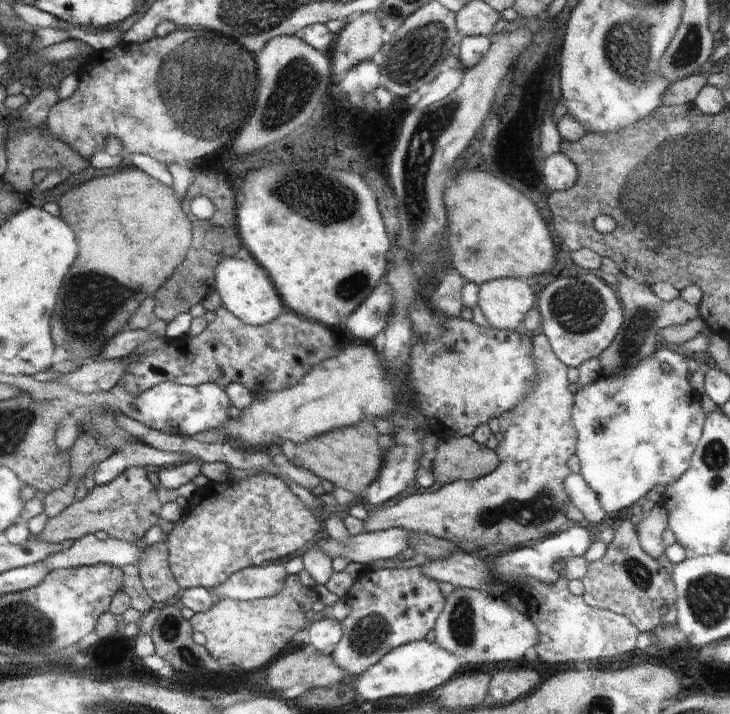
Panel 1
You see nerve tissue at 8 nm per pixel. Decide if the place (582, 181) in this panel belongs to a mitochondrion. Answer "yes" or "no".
no

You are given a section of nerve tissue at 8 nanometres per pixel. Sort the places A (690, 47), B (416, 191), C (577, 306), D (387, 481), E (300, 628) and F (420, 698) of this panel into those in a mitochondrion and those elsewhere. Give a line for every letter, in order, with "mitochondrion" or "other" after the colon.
A: mitochondrion
B: mitochondrion
C: mitochondrion
D: other
E: other
F: other

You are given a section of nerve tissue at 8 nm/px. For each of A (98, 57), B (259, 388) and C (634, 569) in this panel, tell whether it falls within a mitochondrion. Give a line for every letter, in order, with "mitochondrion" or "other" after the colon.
A: other
B: other
C: mitochondrion

